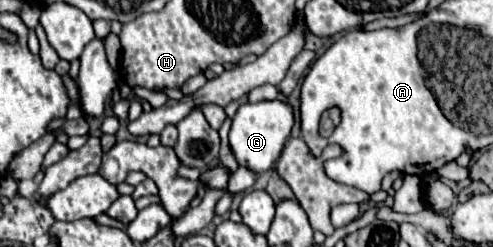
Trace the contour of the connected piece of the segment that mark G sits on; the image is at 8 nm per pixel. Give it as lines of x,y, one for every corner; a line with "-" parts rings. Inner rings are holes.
261,100
255,104
253,102
241,104
229,132
229,144
235,160
253,172
269,170
277,162
281,148
291,134
293,124
295,124
295,116
293,116
293,106
289,102

